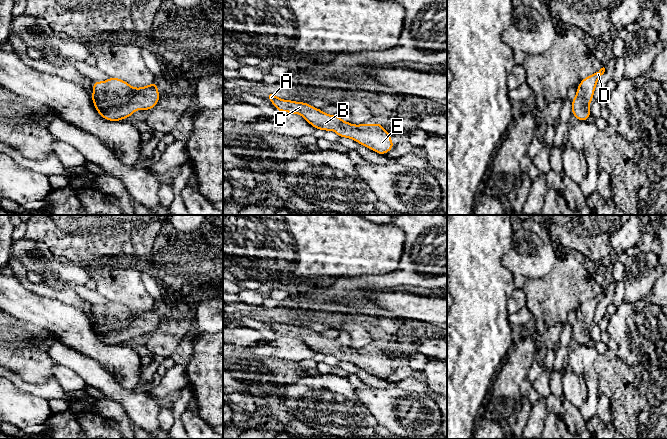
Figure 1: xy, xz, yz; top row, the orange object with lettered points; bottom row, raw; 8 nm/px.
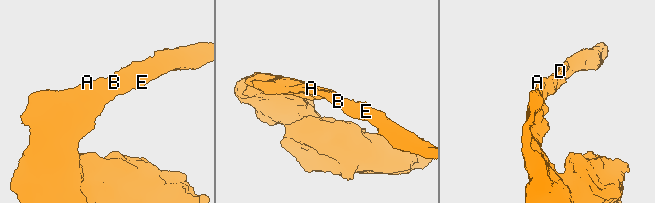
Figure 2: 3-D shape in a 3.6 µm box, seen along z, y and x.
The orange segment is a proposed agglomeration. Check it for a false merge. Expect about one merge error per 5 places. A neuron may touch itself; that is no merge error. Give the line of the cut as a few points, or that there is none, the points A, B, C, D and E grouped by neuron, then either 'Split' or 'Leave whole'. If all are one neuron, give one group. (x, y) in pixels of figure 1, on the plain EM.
No split. Groups: A B C D E. Leave whole

